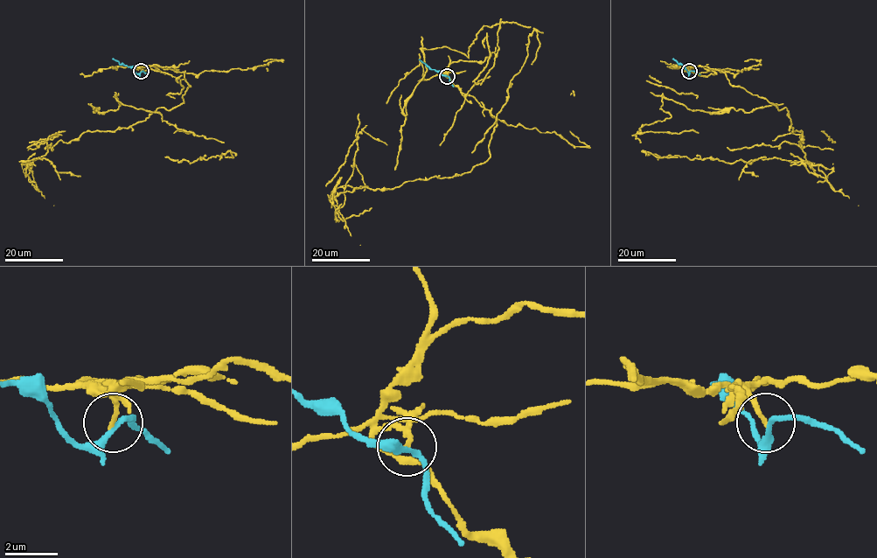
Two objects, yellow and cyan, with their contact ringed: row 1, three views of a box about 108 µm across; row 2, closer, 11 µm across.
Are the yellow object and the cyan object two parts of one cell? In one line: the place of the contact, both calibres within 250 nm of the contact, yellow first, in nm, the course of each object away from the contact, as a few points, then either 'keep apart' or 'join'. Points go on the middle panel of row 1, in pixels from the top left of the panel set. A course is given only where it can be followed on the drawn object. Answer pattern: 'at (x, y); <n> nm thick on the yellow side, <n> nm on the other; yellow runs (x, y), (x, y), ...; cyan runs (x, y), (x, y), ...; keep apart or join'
at (447, 76); 160 nm thick on the yellow side, 240 nm on the other; yellow runs (448, 75), (496, 118), (489, 158), (448, 177), (334, 196), (336, 176), (357, 135), (363, 130), (386, 145); cyan runs (448, 76), (429, 68), (419, 59); keep apart

